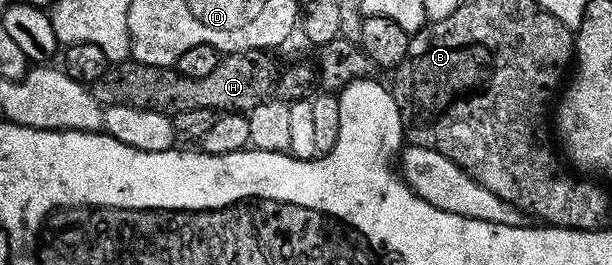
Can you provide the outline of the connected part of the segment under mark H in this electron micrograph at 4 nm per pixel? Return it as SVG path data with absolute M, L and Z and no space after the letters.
M250 48L246 52L231 52L223 55L219 59L216 70L212 70L212 74L207 74L205 78L188 78L184 74L180 74L177 67L174 66L168 68L148 66L133 58L127 58L115 63L103 76L96 78L96 82L89 85L89 89L96 98L96 102L100 102L106 108L128 106L140 110L152 110L171 118L184 110L208 110L209 108L213 108L218 114L227 112L248 114L256 106L260 106L275 95L280 75L280 64L277 64L270 56L273 55L261 48Z

